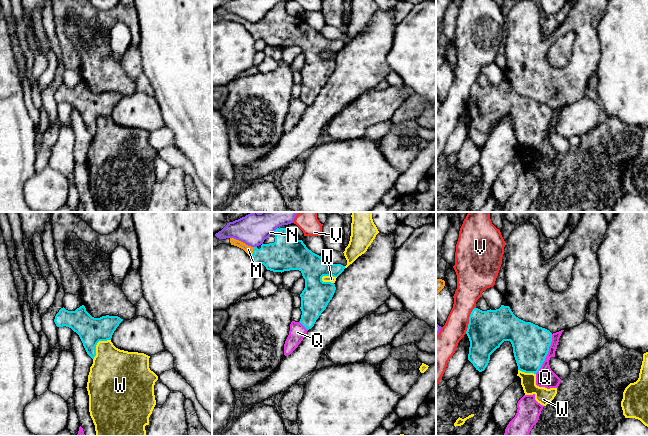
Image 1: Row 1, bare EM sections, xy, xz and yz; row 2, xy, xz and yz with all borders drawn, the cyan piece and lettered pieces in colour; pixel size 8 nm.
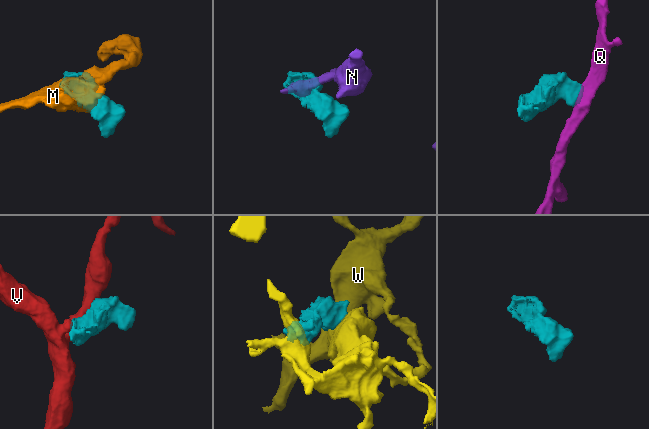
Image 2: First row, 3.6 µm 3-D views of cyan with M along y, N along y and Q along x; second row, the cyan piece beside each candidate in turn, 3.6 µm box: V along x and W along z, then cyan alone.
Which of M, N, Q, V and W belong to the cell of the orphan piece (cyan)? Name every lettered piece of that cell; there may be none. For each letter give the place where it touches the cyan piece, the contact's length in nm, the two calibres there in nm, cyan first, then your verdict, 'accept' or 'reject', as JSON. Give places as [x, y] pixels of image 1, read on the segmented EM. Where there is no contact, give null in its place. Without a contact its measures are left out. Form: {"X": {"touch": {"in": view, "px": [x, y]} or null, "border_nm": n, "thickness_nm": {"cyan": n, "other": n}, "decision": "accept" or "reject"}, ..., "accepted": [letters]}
{"M": {"touch": {"in": "xz", "px": [253, 252]}, "border_nm": 90, "thickness_nm": {"cyan": 260, "other": 60}, "decision": "accept"}, "N": {"touch": {"in": "xz", "px": [276, 229]}, "border_nm": 50, "thickness_nm": {"cyan": 260, "other": 240}, "decision": "reject"}, "Q": {"touch": {"in": "yz", "px": [547, 353]}, "border_nm": 340, "thickness_nm": {"cyan": 300, "other": 160}, "decision": "reject"}, "V": {"touch": {"in": "yz", "px": [469, 320]}, "border_nm": 240, "thickness_nm": {"cyan": 320, "other": 200}, "decision": "reject"}, "W": {"touch": {"in": "xy", "px": [96, 344]}, "border_nm": 220, "thickness_nm": {"cyan": 220, "other": 360}, "decision": "reject"}, "accepted": ["M"]}

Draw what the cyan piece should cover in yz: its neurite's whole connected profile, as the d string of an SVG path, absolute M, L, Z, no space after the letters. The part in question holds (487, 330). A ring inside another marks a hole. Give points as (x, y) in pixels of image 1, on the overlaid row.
M509 306L482 311L474 308L466 334L470 341L468 360L479 372L504 341L510 341L518 370L536 374L548 354L552 333L516 317Z

